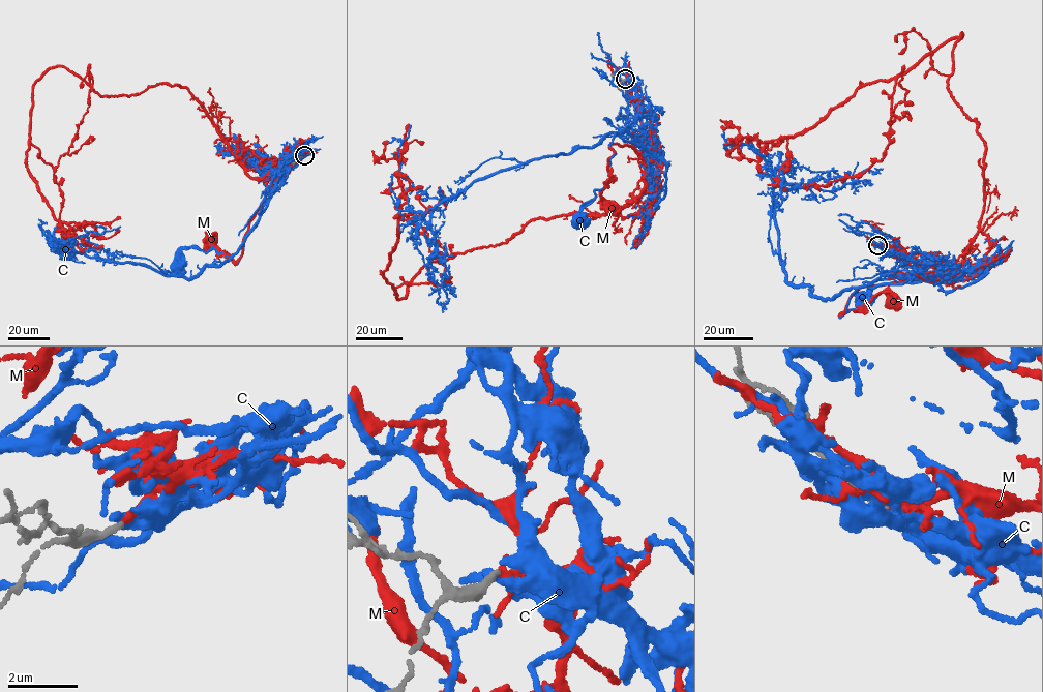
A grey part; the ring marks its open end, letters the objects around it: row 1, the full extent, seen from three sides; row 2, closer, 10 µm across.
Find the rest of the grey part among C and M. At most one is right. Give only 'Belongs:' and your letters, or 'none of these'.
Belongs: M

